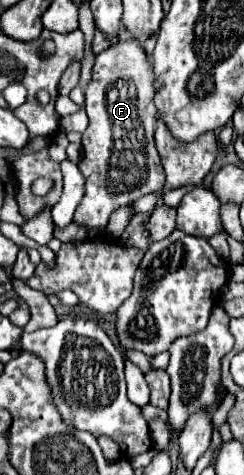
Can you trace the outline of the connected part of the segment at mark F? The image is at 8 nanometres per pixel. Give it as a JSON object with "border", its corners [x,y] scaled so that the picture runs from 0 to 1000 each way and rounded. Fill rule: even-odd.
{"border":[[[488,84],[389,122],[373,173],[348,189],[348,236],[365,244],[365,265],[340,278],[340,324],[324,337],[324,358],[340,362],[357,387],[348,413],[299,455],[307,467],[348,472],[357,480],[430,480],[463,442],[668,396],[668,349],[627,295],[643,257],[643,227],[627,219],[627,202],[627,139],[561,84]]]}

